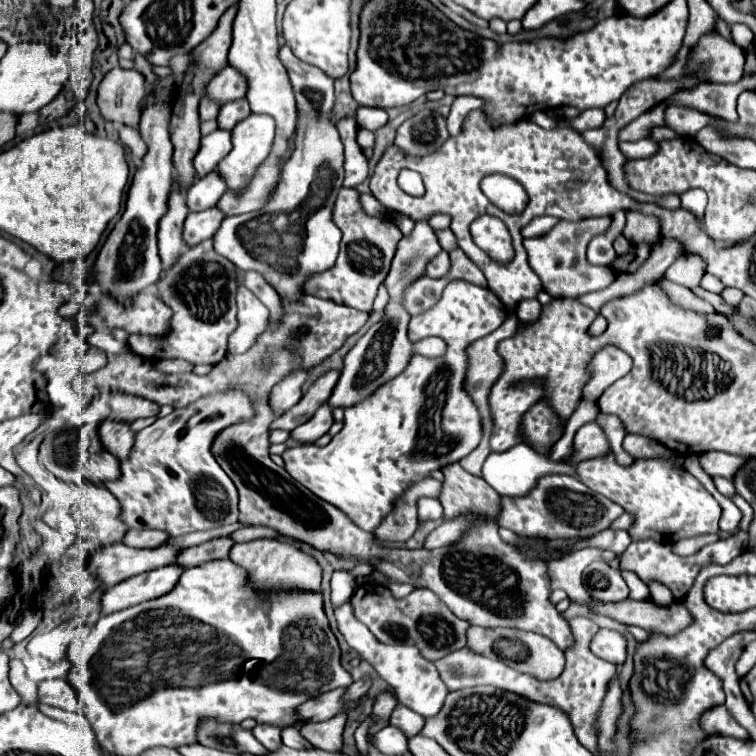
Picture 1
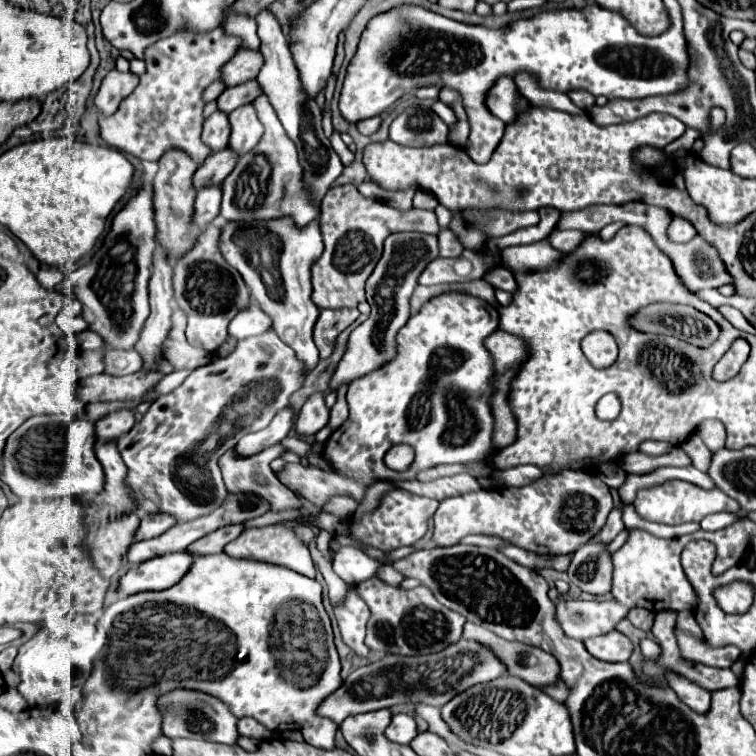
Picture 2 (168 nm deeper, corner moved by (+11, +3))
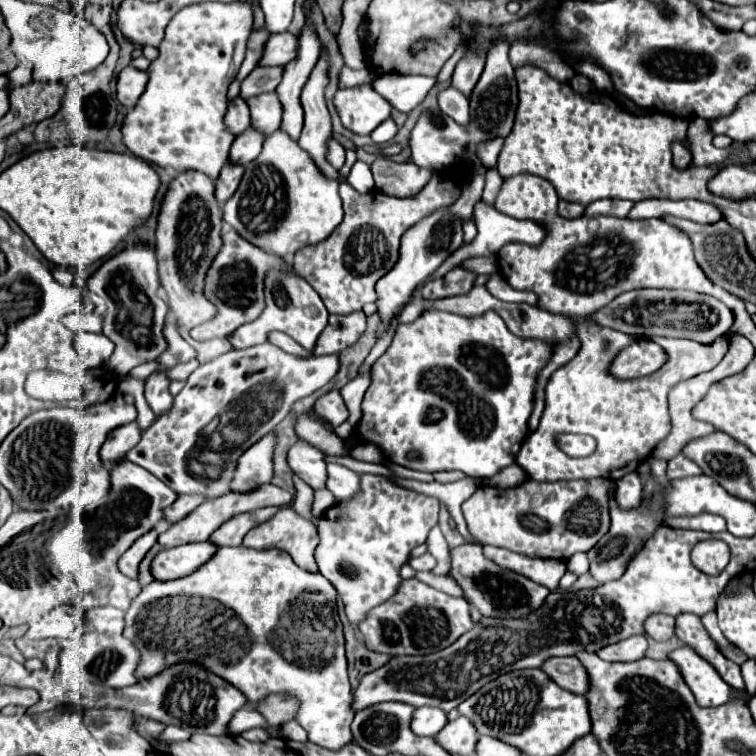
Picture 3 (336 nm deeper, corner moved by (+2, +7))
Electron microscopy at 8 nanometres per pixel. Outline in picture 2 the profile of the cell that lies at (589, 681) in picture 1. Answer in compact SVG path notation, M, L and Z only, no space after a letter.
M557 679L557 683L553 683L553 685L545 685L545 687L539 687L541 691L545 691L549 697L553 697L555 701L561 701L561 703L565 703L567 701L567 697L569 697L569 687L565 685L565 681L563 679Z

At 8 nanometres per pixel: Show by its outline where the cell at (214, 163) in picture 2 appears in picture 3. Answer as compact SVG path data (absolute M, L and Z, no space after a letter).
M246 129L242 135L238 135L232 143L230 149L230 163L250 163L258 157L258 153L262 151L262 143L264 143L264 133L256 131L256 129Z

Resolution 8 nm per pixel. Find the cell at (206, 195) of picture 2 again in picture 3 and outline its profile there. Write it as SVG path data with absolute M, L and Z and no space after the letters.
M226 163L226 167L222 169L220 177L216 179L216 199L220 203L224 203L226 199L230 199L234 195L234 191L240 185L240 179L244 175L244 165L234 165L234 163Z

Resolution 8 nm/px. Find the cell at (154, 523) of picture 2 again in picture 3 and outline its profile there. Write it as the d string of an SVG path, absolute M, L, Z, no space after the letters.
M178 495L178 499L174 501L174 505L166 509L166 521L168 523L176 523L176 521L184 519L200 503L204 503L204 497L202 495Z

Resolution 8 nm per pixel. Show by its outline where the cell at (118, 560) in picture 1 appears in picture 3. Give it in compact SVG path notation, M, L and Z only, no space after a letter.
M266 483L262 487L258 487L256 491L250 491L250 493L226 493L222 497L216 497L216 499L206 499L202 505L198 505L190 515L186 515L182 521L170 525L168 531L164 531L160 537L158 537L158 543L162 547L178 547L178 545L186 545L186 543L192 543L192 541L206 541L214 529L218 529L226 519L230 519L232 515L238 515L238 513L246 513L246 511L252 511L252 509L260 509L260 507L268 507L268 505L288 505L292 501L292 493L272 485L272 483Z

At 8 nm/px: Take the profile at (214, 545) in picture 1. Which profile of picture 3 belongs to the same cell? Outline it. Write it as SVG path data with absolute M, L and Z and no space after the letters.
M262 507L258 511L248 511L248 513L242 513L242 515L234 515L214 531L210 541L216 543L218 547L222 547L222 545L236 547L236 545L242 543L242 537L252 527L268 521L276 511L278 511L278 507Z

